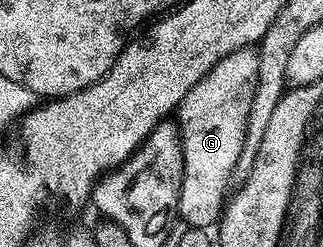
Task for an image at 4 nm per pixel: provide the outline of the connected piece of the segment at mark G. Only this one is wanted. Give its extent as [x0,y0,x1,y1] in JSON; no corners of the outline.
[176,53,257,227]

